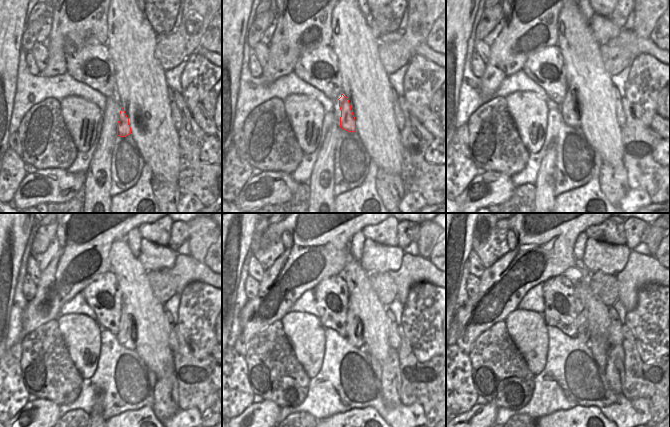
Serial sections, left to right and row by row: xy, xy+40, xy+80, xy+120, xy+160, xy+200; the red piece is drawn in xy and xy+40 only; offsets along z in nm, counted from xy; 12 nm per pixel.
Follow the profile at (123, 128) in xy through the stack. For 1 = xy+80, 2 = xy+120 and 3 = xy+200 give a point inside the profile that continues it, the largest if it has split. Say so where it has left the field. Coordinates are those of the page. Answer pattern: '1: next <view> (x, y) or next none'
1: next xy+80 (571, 116)
2: next xy+120 (126, 336)
3: next xy+200 (582, 292)

